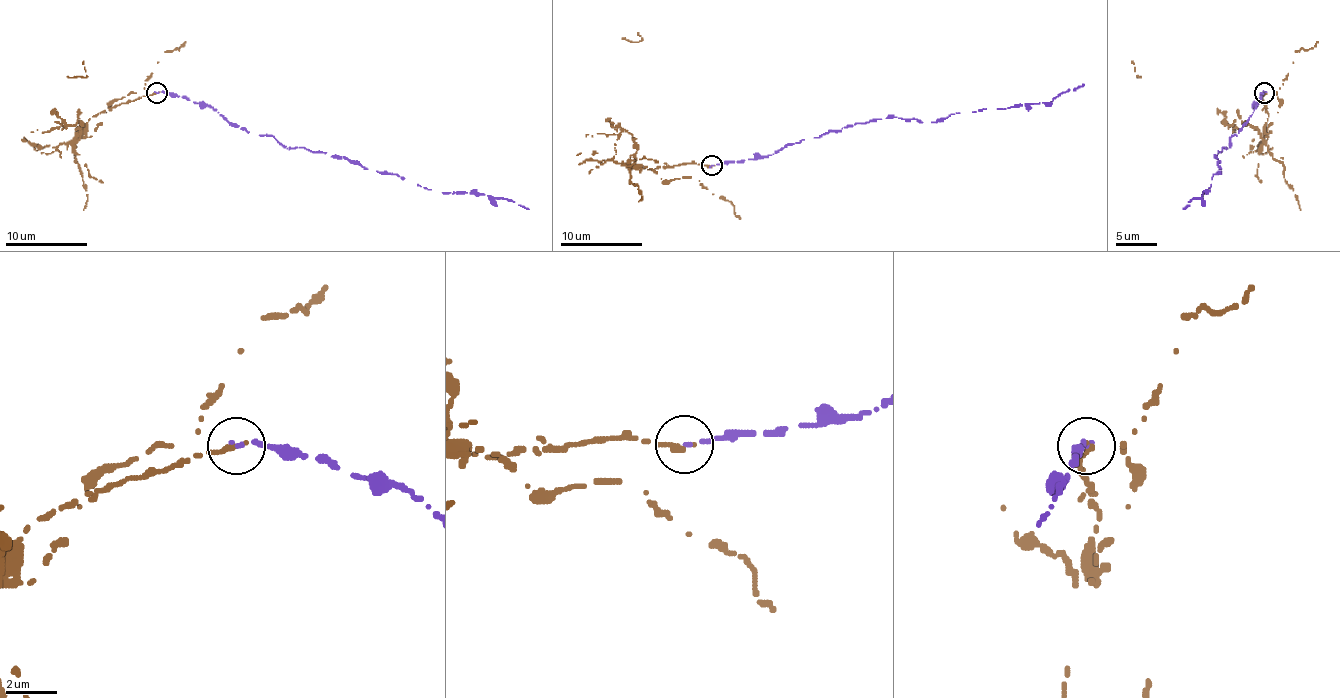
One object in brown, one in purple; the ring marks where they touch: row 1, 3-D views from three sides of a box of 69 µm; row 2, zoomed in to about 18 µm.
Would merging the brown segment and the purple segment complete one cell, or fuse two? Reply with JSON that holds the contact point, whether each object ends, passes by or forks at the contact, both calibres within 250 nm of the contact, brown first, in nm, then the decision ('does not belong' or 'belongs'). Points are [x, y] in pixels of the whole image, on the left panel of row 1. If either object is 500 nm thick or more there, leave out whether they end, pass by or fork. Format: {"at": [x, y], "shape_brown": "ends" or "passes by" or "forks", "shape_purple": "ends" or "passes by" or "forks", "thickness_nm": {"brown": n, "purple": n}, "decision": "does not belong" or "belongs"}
{"at": [156, 93], "shape_brown": "ends", "shape_purple": "ends", "thickness_nm": {"brown": 240, "purple": 180}, "decision": "does not belong"}

